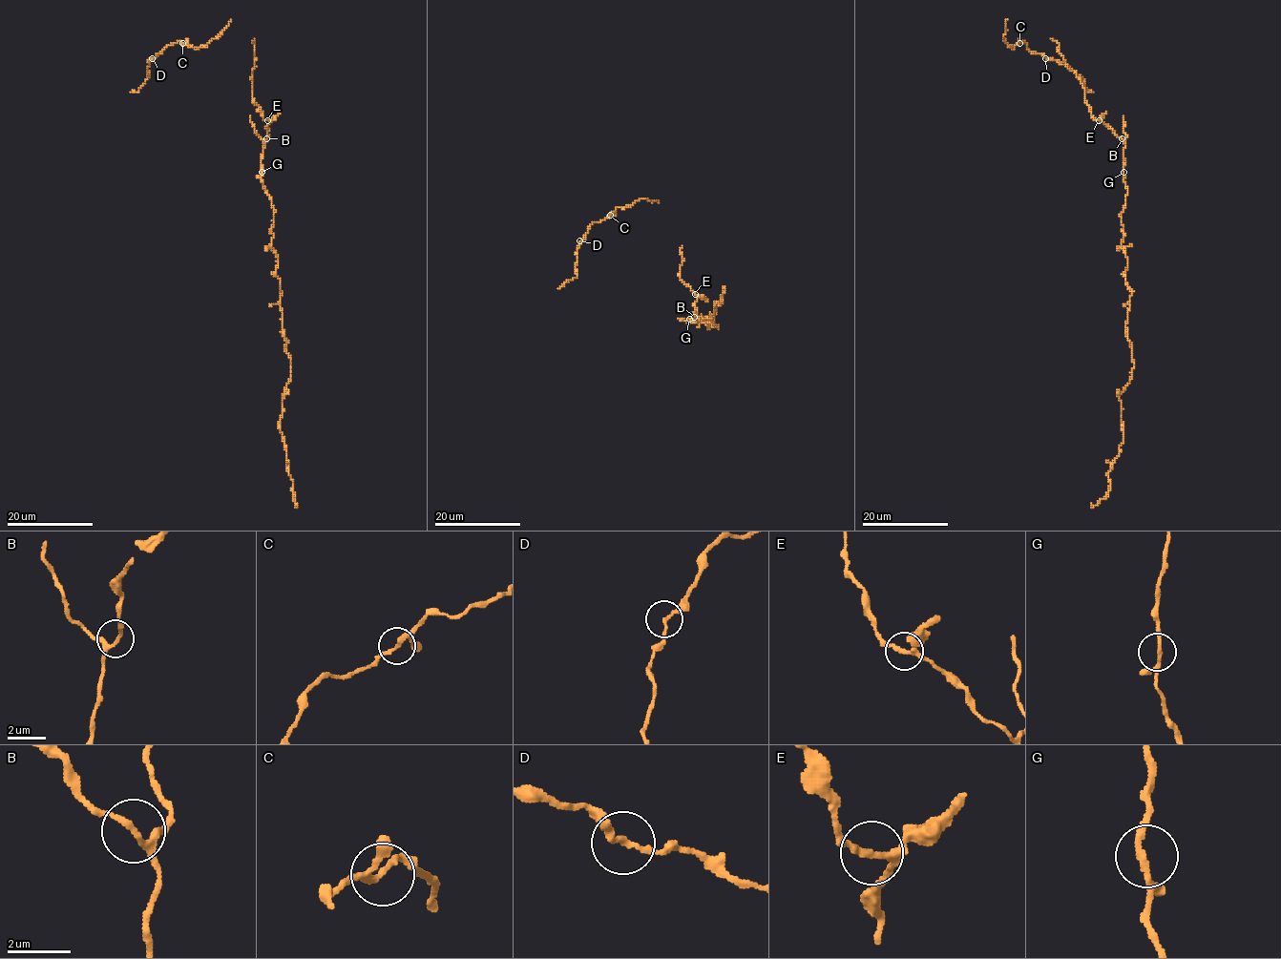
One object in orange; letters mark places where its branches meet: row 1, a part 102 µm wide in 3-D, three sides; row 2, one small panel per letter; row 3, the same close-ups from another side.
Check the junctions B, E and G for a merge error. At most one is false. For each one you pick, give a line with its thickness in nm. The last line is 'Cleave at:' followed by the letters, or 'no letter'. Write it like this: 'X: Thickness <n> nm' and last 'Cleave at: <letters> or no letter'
Cleave at: no letter

